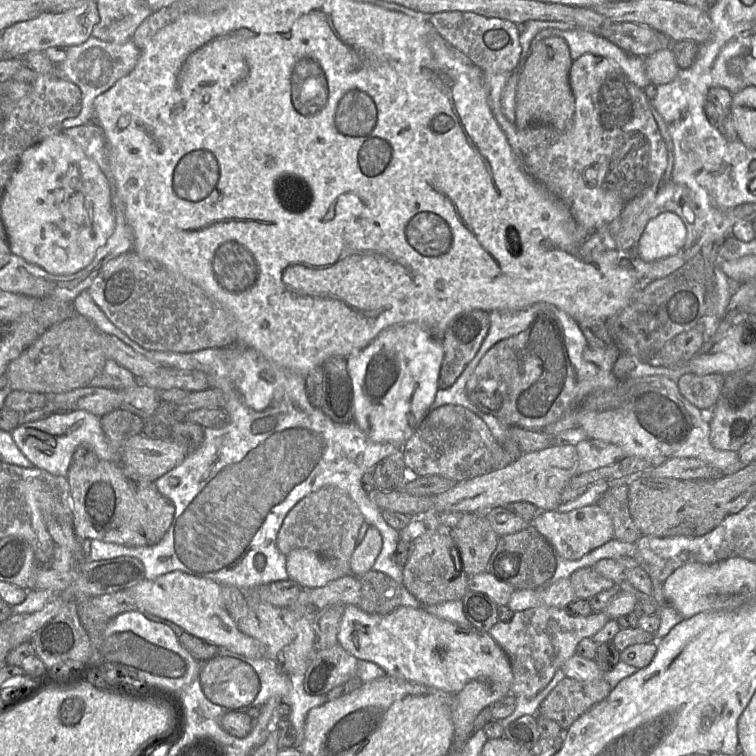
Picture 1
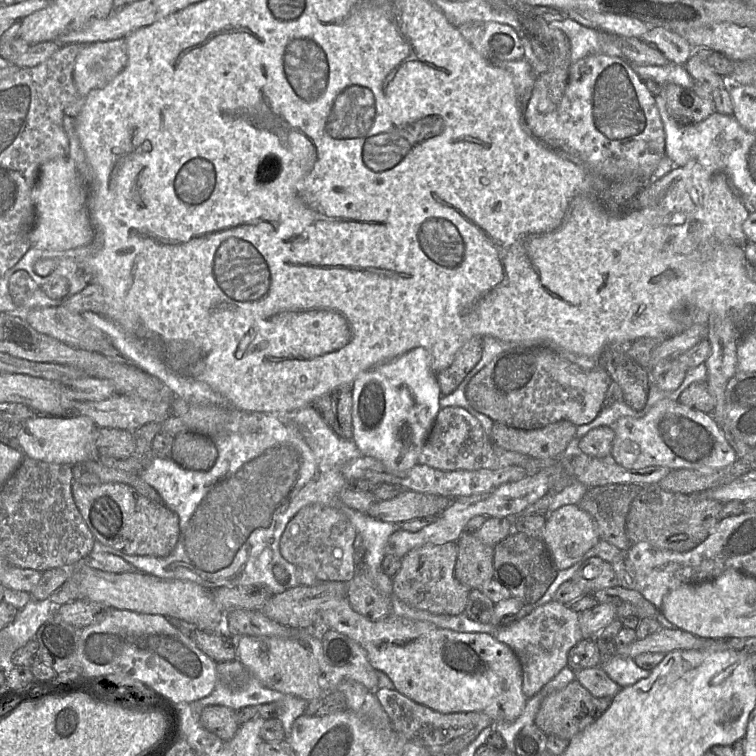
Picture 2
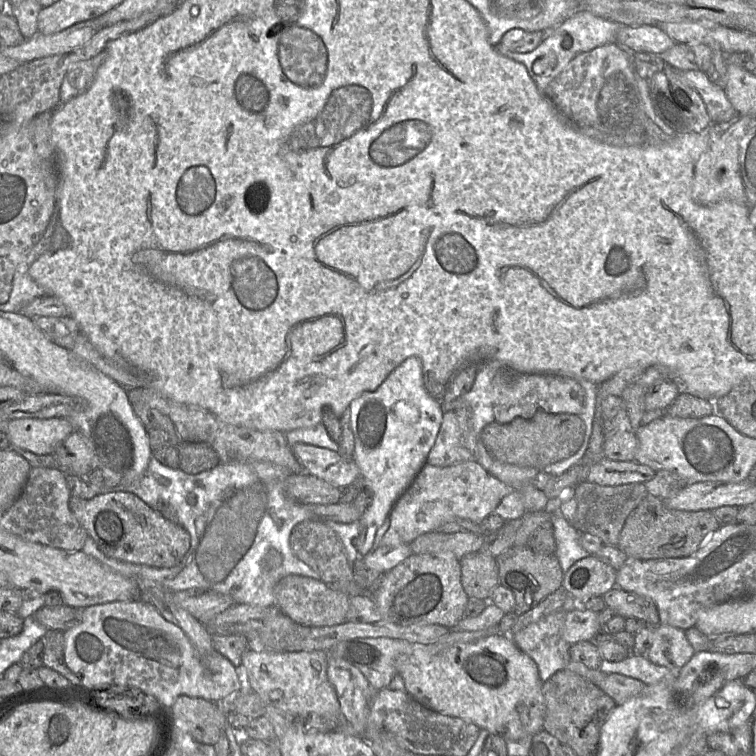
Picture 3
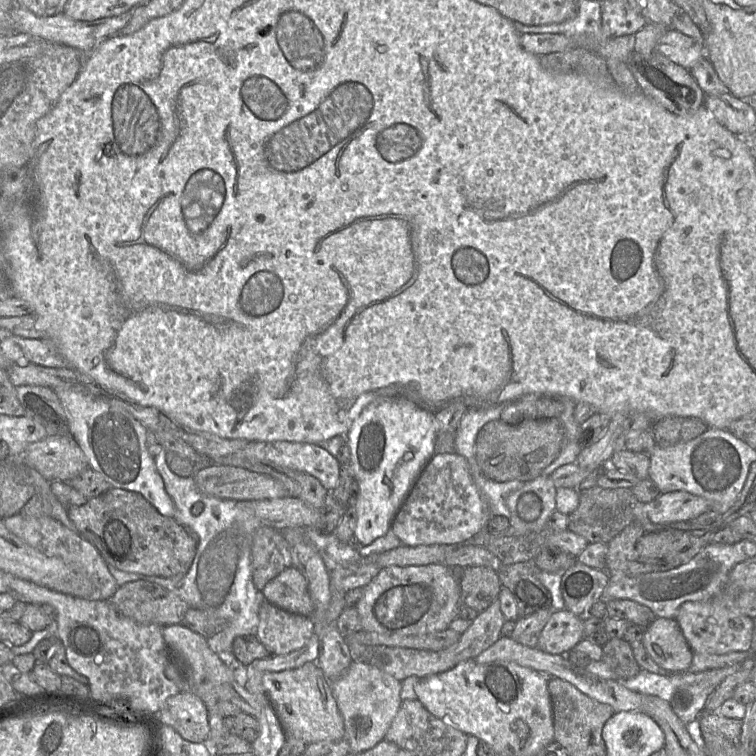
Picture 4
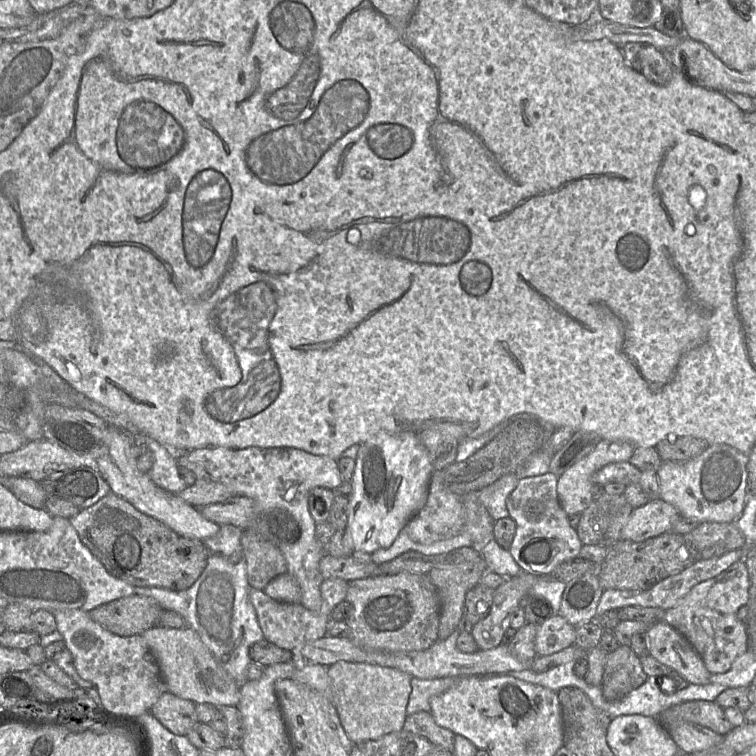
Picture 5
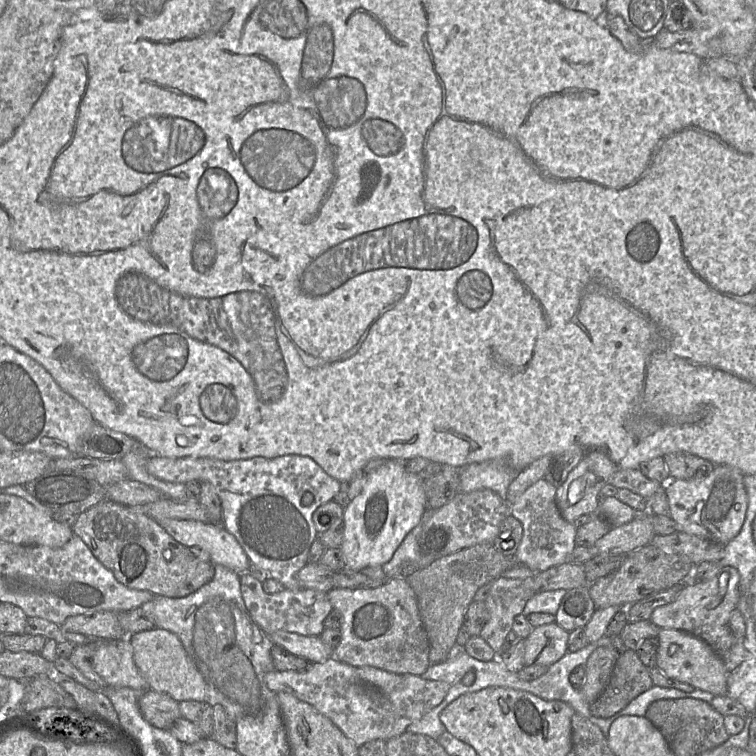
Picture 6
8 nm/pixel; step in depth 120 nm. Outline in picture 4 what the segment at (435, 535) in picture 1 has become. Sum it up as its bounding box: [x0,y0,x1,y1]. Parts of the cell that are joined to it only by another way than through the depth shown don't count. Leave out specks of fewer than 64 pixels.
[356,564,460,636]

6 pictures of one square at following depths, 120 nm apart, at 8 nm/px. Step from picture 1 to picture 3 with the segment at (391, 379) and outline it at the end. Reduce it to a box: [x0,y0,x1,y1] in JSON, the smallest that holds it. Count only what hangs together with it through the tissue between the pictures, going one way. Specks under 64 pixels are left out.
[349,356,443,557]

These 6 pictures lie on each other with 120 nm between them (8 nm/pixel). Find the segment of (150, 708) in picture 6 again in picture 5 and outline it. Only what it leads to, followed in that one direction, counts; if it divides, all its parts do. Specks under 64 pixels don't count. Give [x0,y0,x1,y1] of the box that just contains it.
[150,692,198,736]

